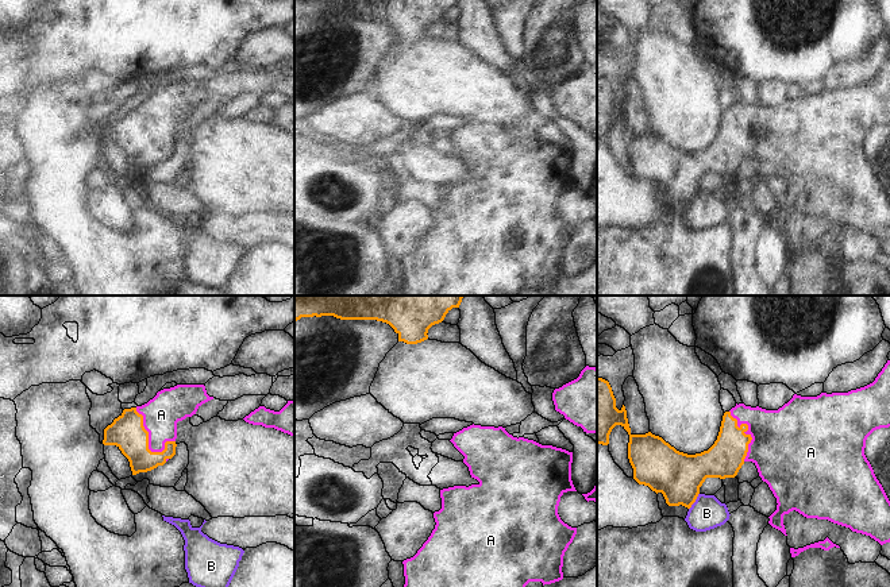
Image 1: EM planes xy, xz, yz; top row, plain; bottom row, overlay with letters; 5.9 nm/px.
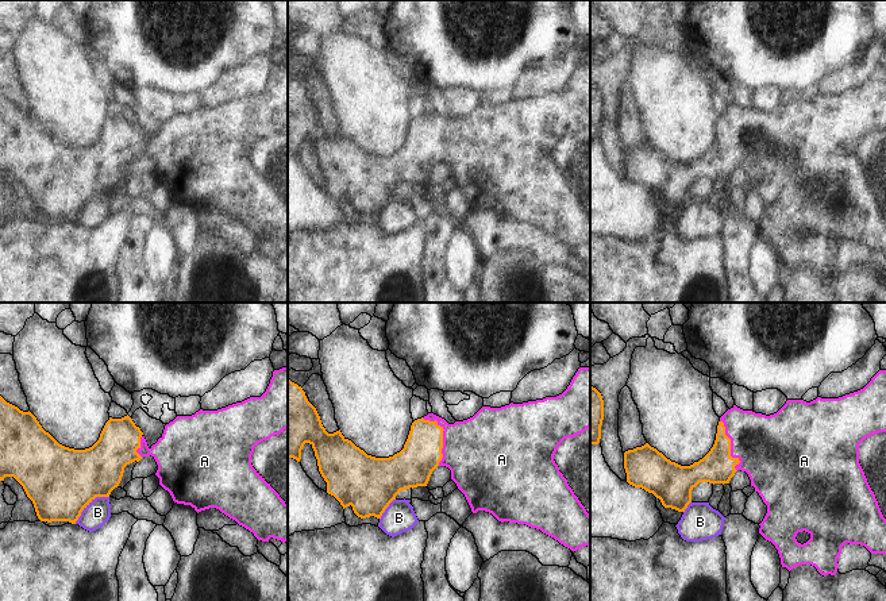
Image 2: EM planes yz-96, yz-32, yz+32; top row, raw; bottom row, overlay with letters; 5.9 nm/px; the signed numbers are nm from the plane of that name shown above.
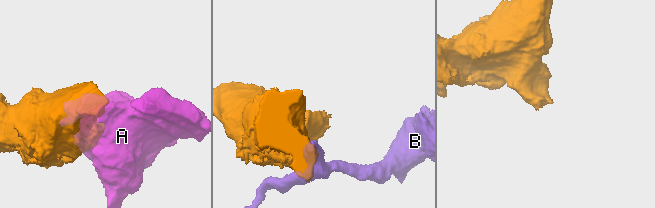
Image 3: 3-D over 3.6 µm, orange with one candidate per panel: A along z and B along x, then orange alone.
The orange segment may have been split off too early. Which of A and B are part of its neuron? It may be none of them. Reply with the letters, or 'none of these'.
A

